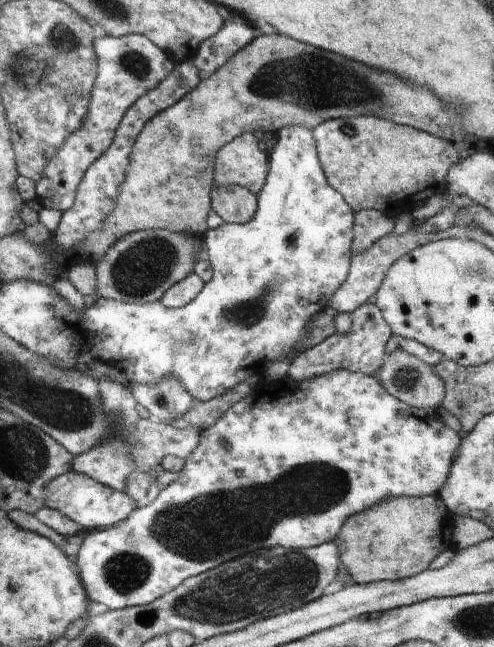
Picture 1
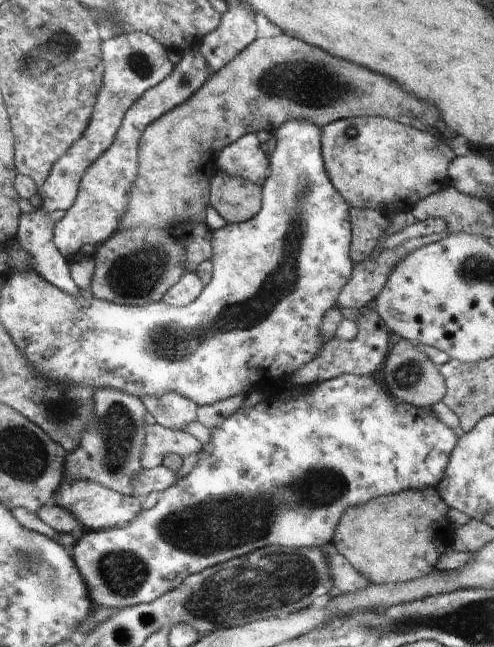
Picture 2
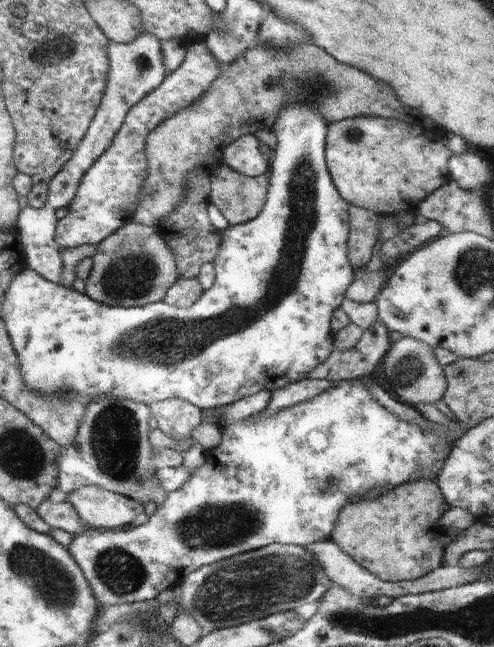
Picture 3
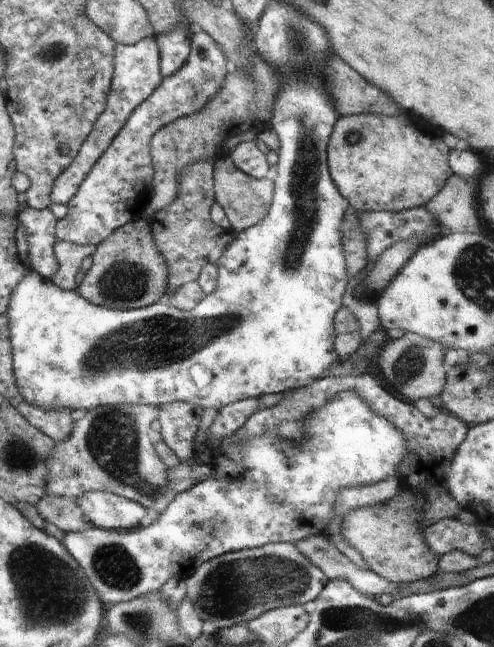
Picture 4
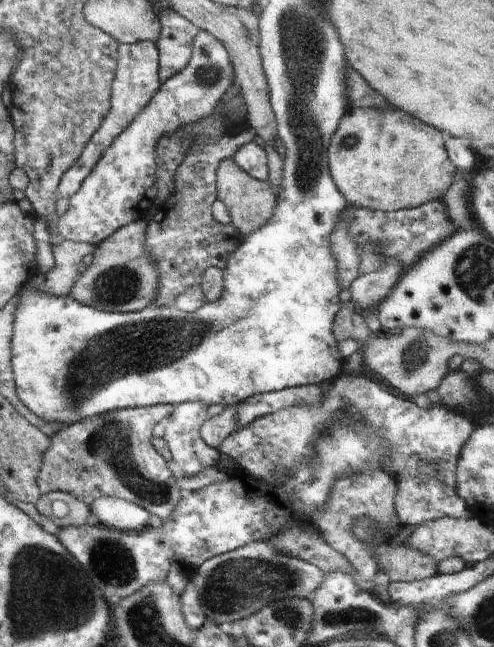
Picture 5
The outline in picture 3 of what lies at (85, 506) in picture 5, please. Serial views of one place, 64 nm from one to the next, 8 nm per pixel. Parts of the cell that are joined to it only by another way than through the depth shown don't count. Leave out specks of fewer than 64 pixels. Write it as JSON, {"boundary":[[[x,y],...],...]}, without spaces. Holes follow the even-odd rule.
{"boundary":[[[46,499],[42,506],[37,508],[37,513],[52,529],[60,528],[60,530],[78,534],[88,528],[86,522],[78,516],[78,512],[68,500],[53,503]]]}

